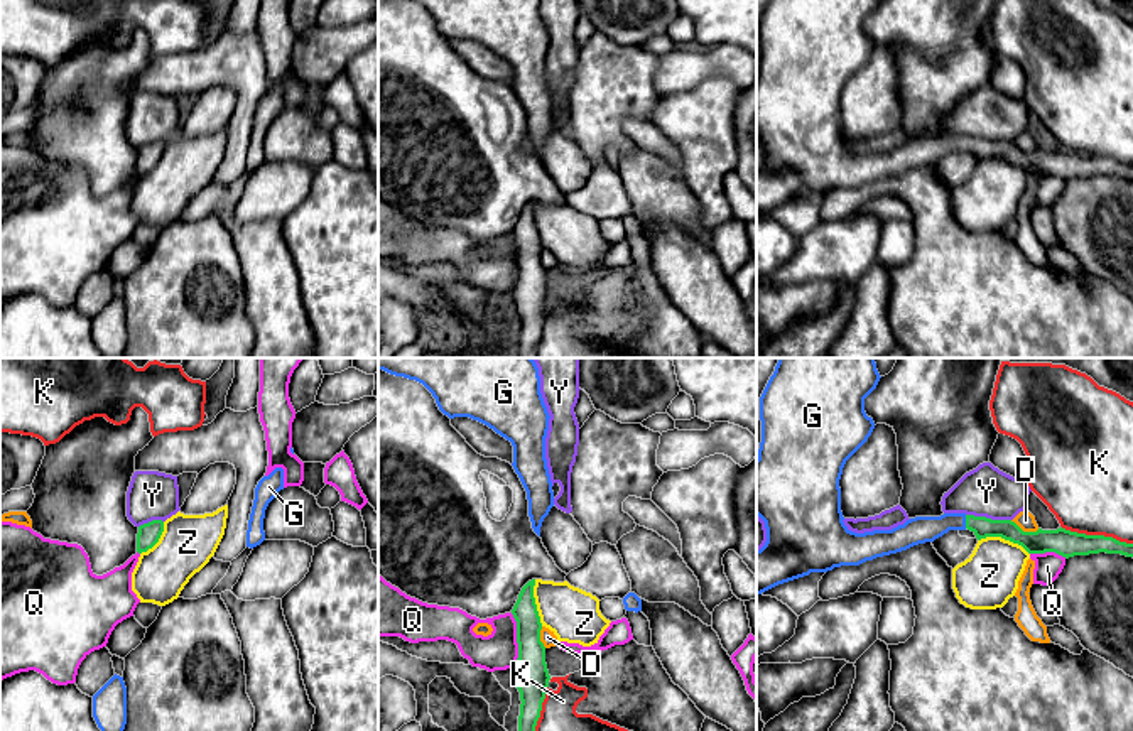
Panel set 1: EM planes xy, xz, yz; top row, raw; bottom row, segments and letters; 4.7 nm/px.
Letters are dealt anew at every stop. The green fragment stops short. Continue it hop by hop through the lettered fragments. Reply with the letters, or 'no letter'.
G

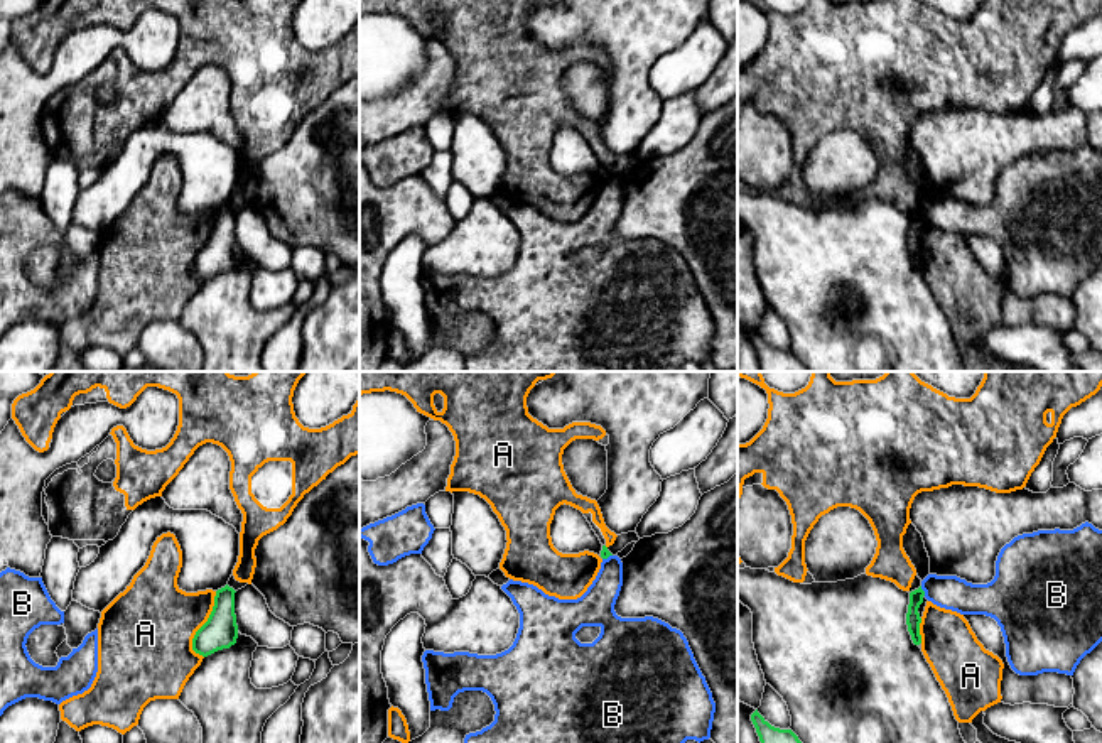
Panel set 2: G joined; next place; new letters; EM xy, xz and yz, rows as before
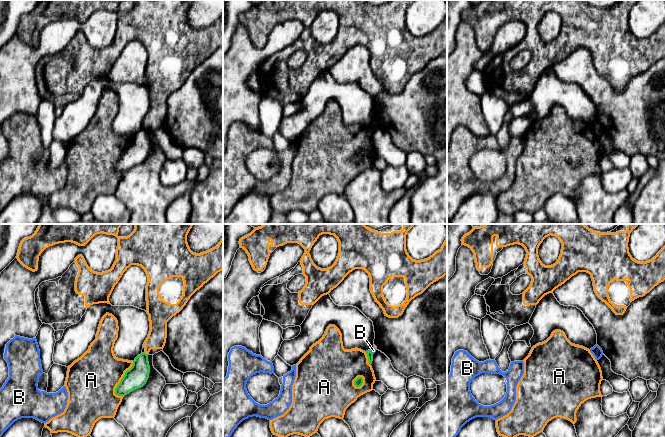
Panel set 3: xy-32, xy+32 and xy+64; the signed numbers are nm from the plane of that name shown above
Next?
no letter

